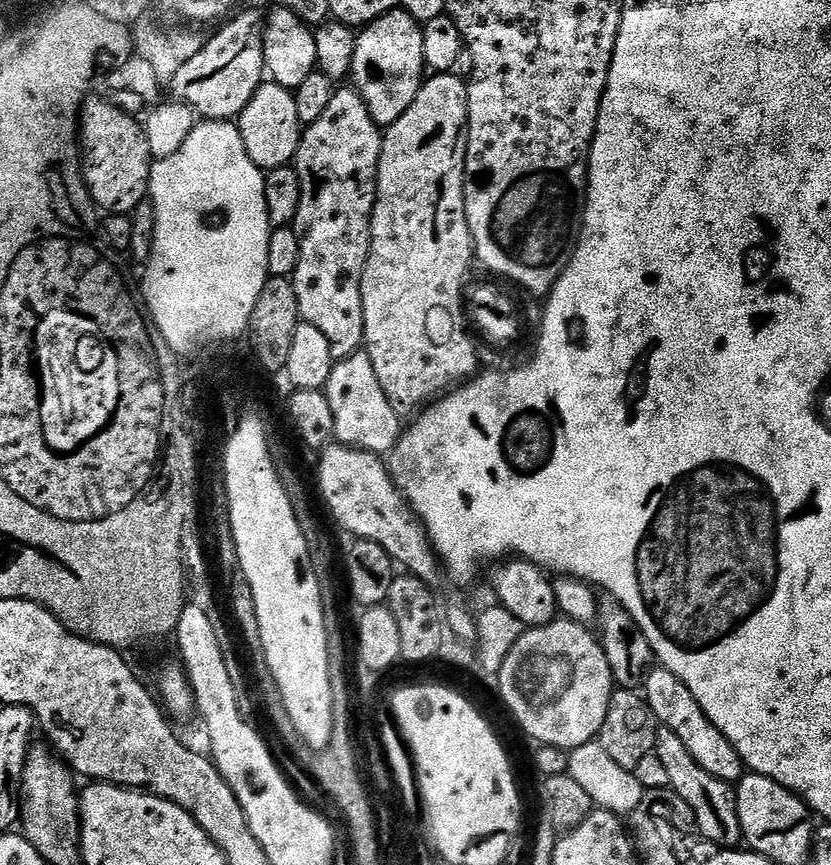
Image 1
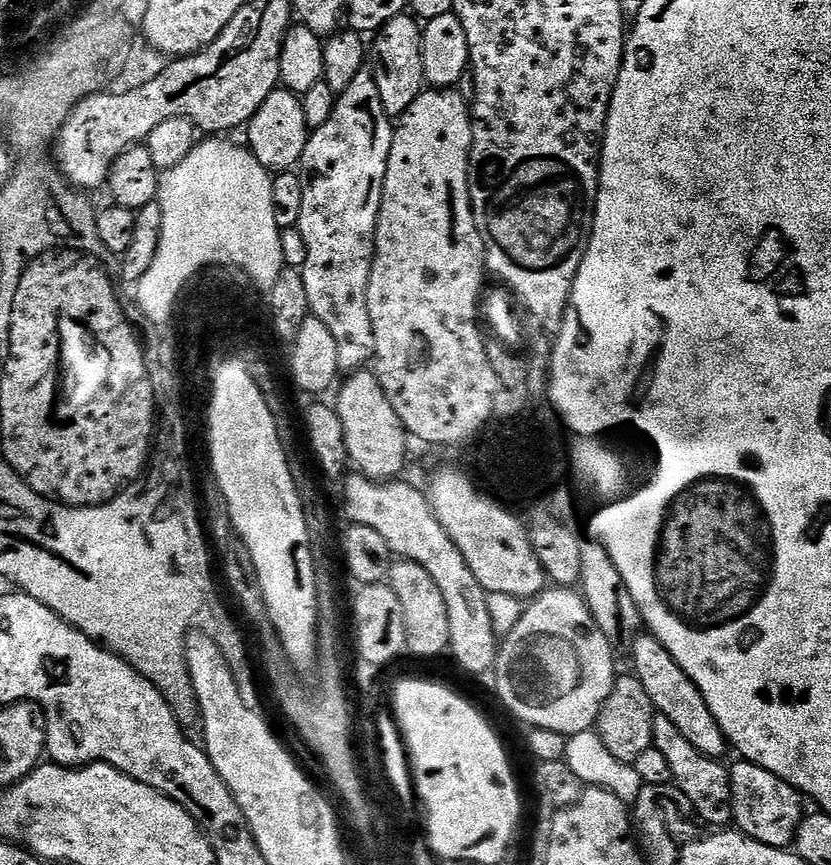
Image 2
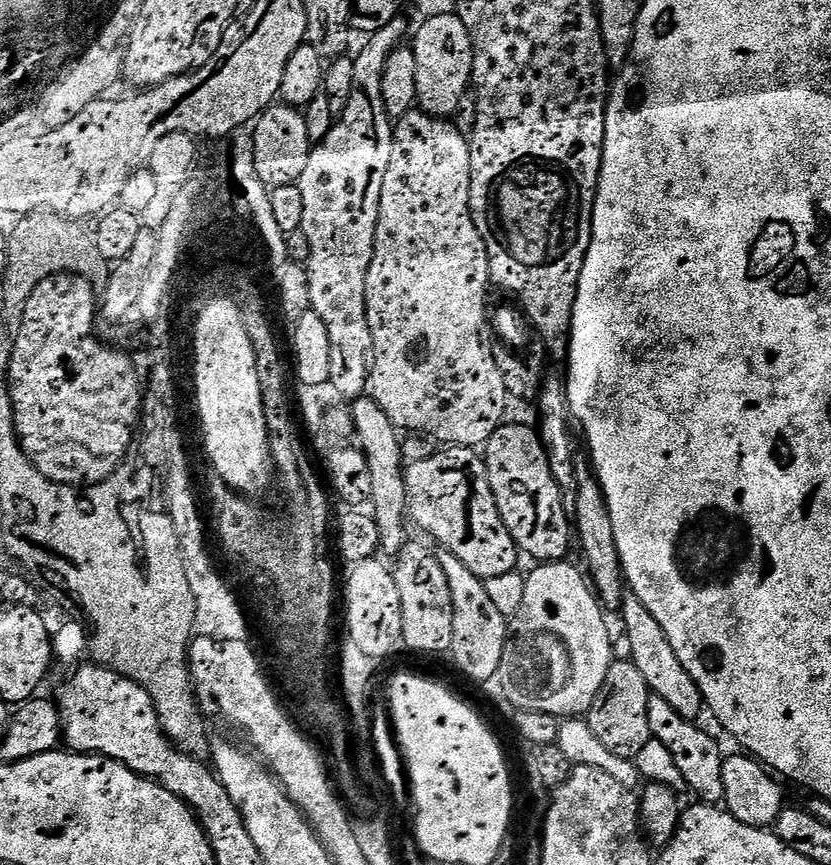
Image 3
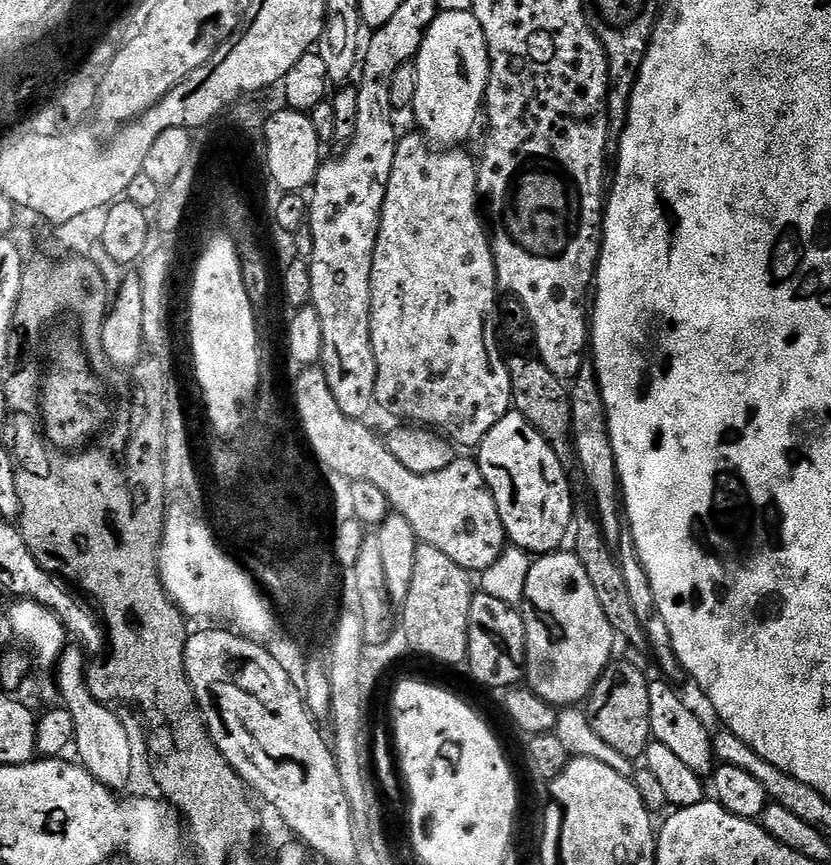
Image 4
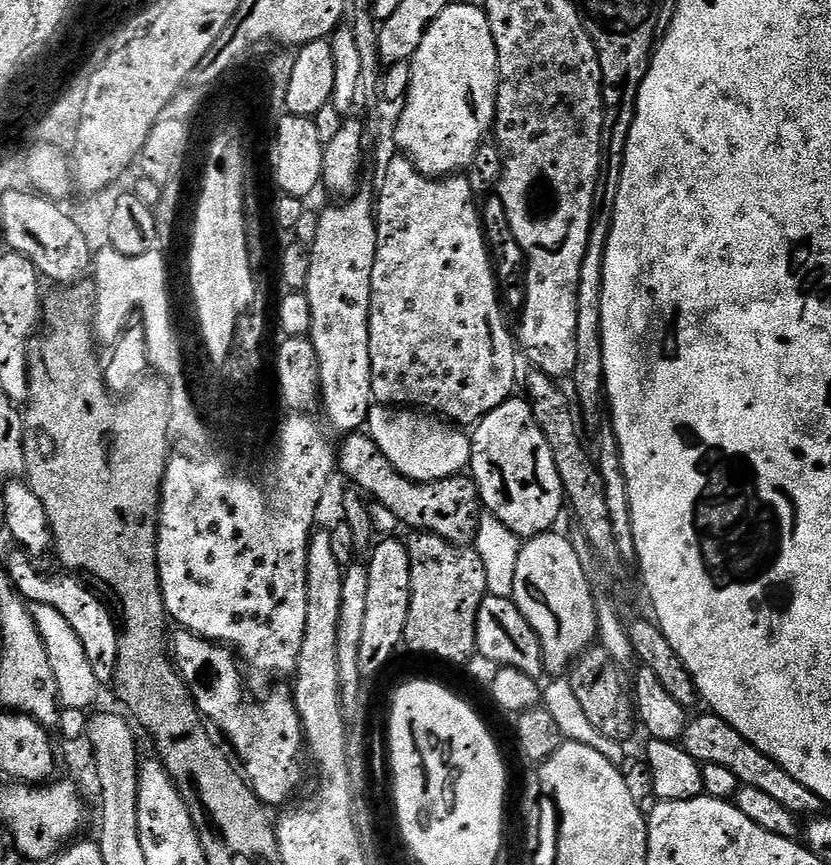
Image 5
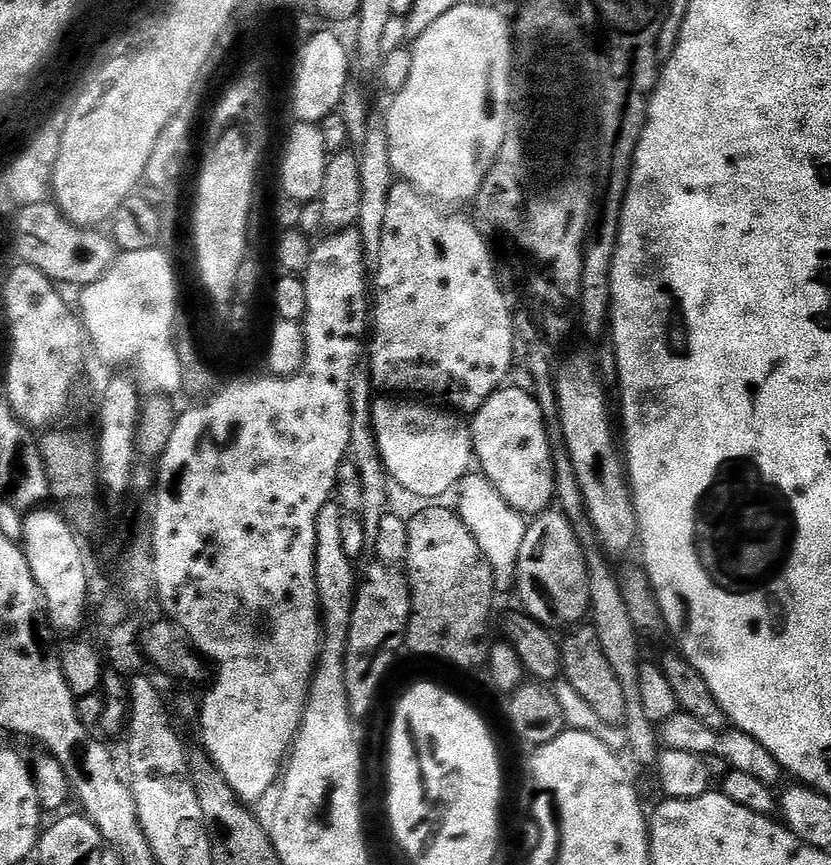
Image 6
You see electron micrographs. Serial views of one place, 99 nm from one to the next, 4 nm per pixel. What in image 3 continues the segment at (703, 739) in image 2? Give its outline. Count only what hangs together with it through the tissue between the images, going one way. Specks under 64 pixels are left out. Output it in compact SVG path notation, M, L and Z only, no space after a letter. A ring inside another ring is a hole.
M631 591L625 595L623 612L624 632L628 635L628 648L632 651L631 662L634 666L638 666L642 678L646 678L652 693L666 698L666 702L670 702L670 706L674 706L674 710L678 710L682 718L699 721L700 715L705 715L706 712L704 696L700 693L694 678L690 678L686 666L678 662L678 654L674 654L674 646L670 646L670 638L666 638L666 630L658 626L658 618L654 618L654 614L650 614L650 610L642 606L642 598L638 598L638 594Z

